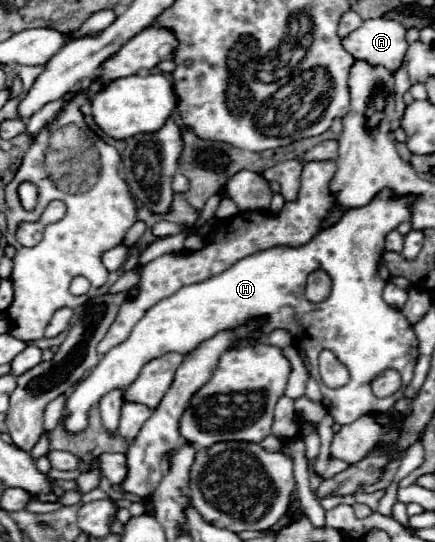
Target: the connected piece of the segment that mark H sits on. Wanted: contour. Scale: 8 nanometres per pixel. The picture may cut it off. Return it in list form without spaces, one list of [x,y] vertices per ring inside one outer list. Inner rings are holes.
[[[383,190],[367,206],[347,210],[337,224],[323,228],[313,240],[299,248],[277,246],[257,252],[205,282],[183,286],[173,296],[159,300],[137,322],[129,338],[103,354],[99,364],[91,368],[89,374],[75,386],[65,402],[67,418],[63,420],[63,428],[71,434],[83,432],[89,424],[89,410],[113,388],[125,390],[129,384],[133,384],[149,360],[169,352],[179,352],[185,356],[219,330],[237,328],[255,316],[267,316],[267,322],[263,324],[265,334],[275,328],[285,328],[293,334],[295,346],[307,352],[313,364],[311,374],[319,384],[321,378],[317,358],[321,350],[335,352],[347,366],[351,374],[349,384],[341,388],[327,388],[321,384],[321,402],[337,424],[351,424],[363,414],[387,412],[403,396],[413,378],[419,342],[405,316],[399,310],[389,308],[381,296],[385,280],[379,278],[379,260],[383,254],[385,236],[401,222],[409,220],[411,202],[413,196],[395,198],[389,190]],[[315,270],[325,270],[333,280],[331,296],[321,304],[309,302],[303,294],[305,280],[309,272]],[[387,368],[395,368],[401,374],[403,386],[387,398],[377,398],[371,392],[369,382]]]

